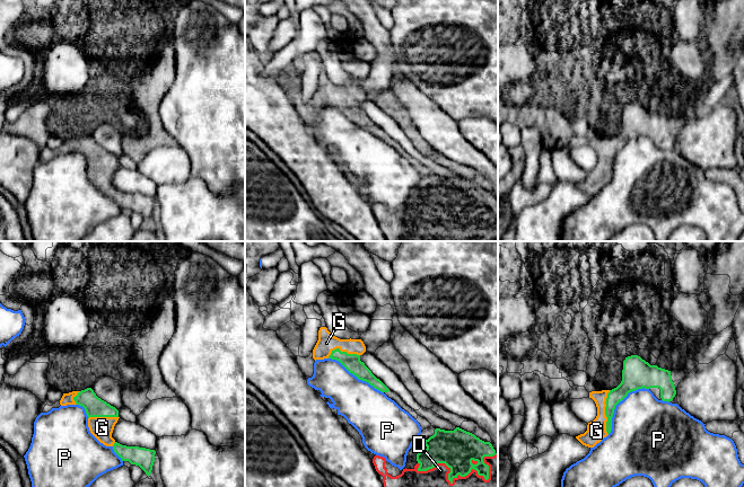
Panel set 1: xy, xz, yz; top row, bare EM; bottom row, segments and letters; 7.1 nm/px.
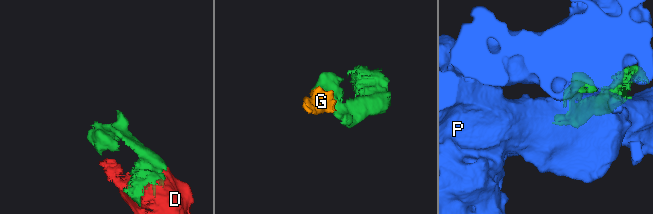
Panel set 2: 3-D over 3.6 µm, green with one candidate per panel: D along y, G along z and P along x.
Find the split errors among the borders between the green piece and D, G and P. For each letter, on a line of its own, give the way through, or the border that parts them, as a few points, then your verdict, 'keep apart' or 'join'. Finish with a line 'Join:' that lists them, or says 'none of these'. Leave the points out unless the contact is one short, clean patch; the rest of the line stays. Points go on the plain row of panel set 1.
D: join
G: join
P: keep apart
Join: D, G

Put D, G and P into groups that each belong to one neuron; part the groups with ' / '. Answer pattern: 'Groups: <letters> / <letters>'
Groups: D G / P

